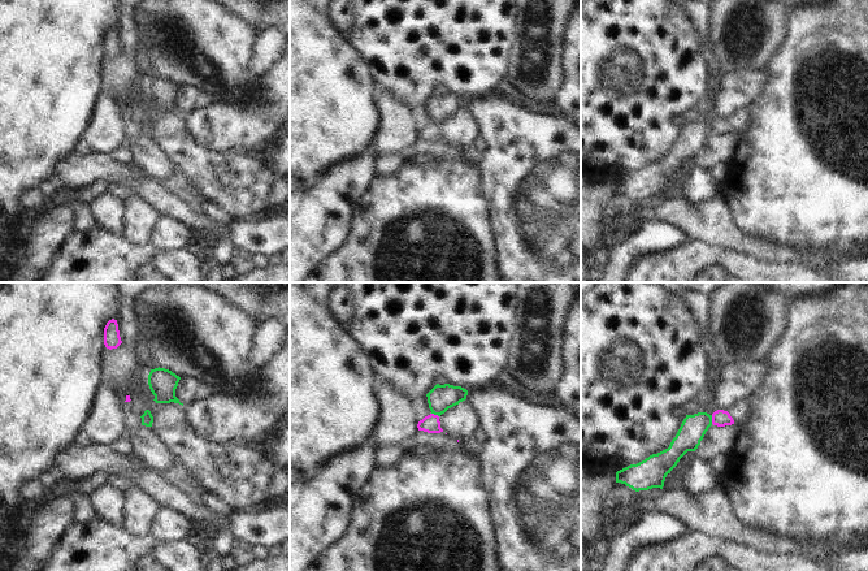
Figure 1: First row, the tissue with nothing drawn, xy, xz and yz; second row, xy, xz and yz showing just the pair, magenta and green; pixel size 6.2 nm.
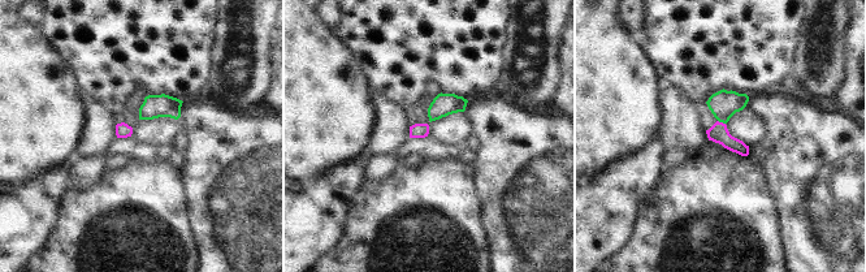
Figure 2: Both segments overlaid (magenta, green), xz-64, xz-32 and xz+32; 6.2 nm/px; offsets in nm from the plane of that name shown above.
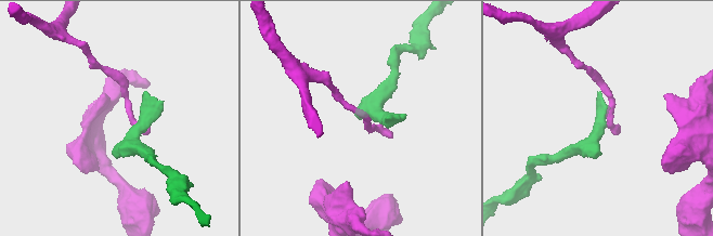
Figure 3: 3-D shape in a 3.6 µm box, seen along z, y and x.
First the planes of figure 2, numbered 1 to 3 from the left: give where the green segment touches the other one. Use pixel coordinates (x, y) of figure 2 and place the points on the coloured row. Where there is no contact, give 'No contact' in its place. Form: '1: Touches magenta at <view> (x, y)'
1: No contact
2: No contact
3: Touches magenta at xz+32 (722, 122).

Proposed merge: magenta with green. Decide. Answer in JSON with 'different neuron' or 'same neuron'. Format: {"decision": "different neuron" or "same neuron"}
{"decision": "different neuron"}

